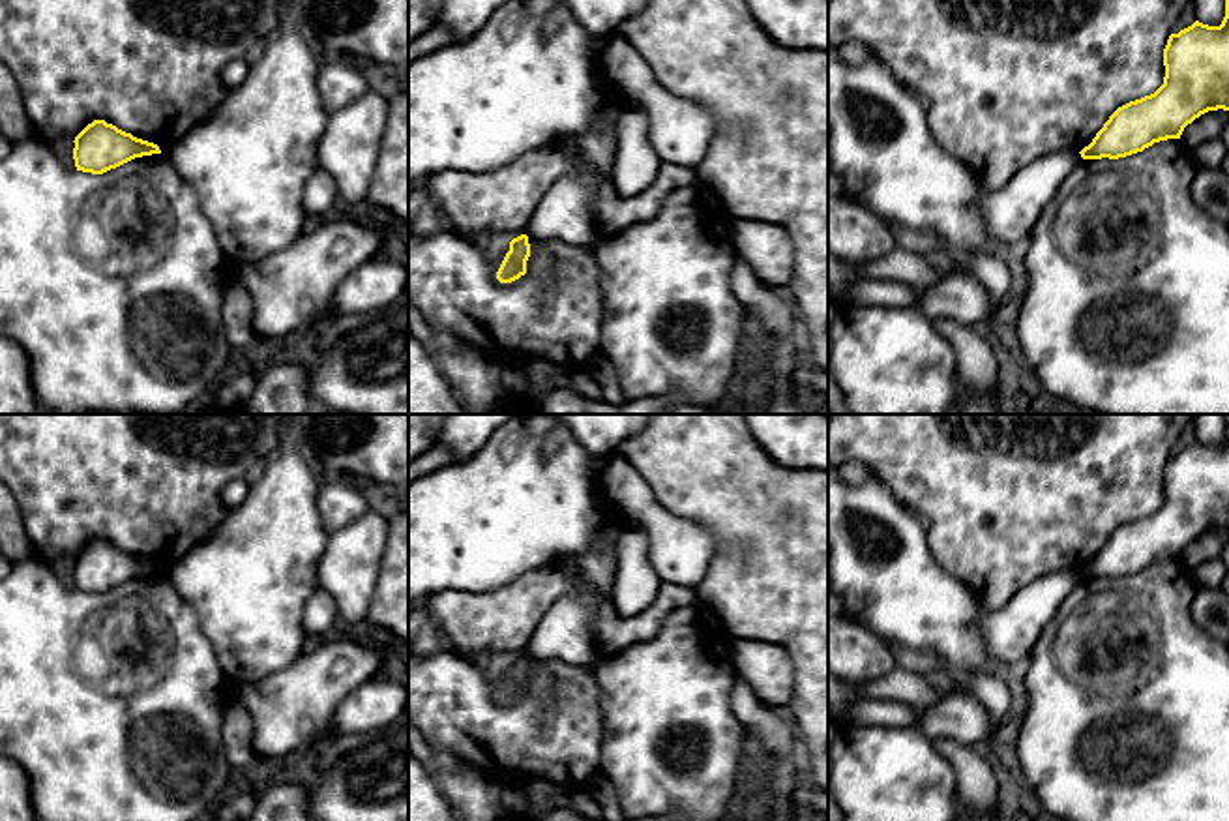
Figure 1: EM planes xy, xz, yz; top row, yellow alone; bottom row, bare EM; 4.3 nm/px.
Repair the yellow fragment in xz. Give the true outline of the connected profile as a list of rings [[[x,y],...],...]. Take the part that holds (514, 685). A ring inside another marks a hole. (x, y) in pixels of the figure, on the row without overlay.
[[[521,654],[510,662],[510,671],[506,673],[498,692],[496,699],[500,703],[511,703],[526,694],[526,680],[530,677],[530,664],[528,656]]]

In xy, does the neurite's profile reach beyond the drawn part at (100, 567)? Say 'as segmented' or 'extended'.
as segmented

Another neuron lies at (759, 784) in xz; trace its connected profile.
[[[749,755],[744,763],[744,774],[733,797],[734,812],[755,814],[763,804],[783,799],[783,774],[774,770],[763,757]]]

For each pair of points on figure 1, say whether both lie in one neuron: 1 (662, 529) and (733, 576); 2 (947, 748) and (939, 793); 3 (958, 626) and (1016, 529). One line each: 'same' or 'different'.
1: different
2: different
3: different

